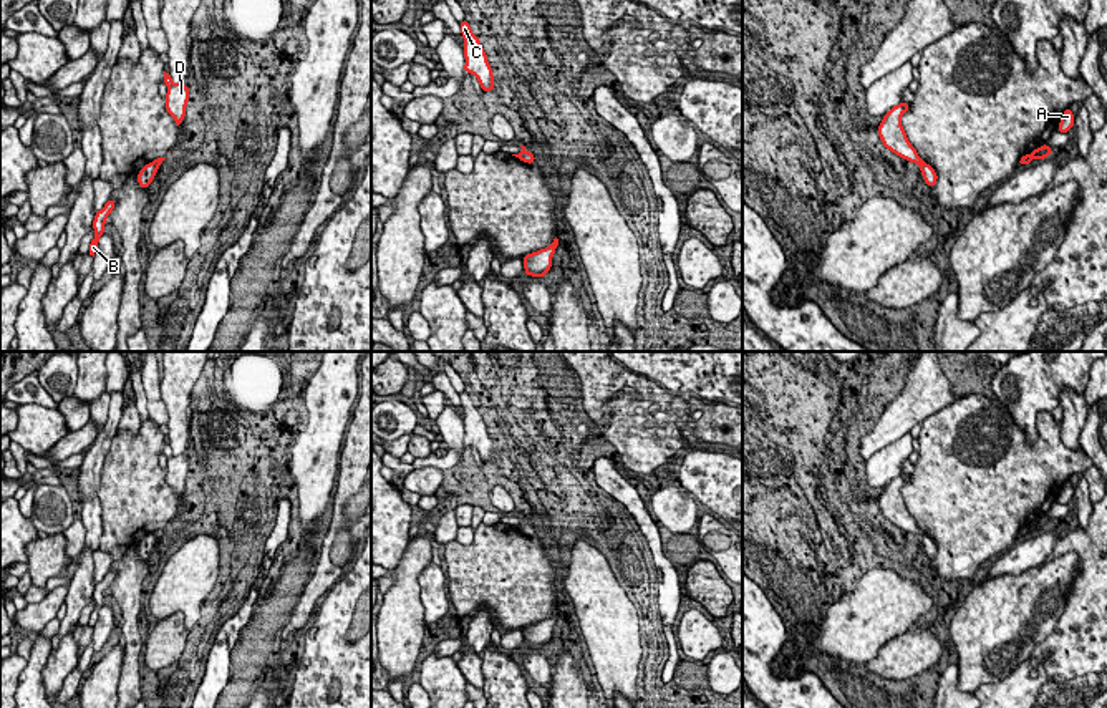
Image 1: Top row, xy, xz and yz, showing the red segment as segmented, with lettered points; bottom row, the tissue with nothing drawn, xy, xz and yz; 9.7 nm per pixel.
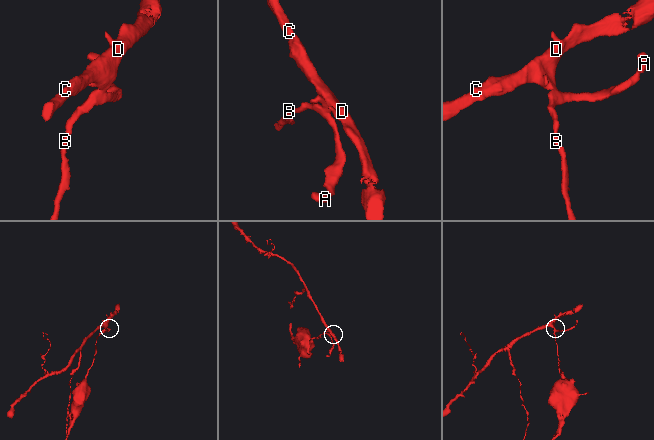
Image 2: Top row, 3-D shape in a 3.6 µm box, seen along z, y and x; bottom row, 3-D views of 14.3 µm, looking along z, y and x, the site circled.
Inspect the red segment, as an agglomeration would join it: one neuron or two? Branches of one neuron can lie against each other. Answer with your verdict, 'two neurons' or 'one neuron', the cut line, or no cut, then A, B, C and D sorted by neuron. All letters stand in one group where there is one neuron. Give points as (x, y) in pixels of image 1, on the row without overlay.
two neurons | yz (923, 533), (920, 538) | A B / C D

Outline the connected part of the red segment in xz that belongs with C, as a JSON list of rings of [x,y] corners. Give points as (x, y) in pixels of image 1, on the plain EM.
[[[462,391],[459,396],[464,410],[462,418],[466,429],[464,443],[477,449],[484,464],[495,461],[492,438],[487,433],[487,426],[479,410],[472,405],[466,391]]]

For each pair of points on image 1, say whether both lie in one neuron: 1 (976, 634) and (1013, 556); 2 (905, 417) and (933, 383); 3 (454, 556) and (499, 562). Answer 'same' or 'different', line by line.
1: different
2: same
3: same

